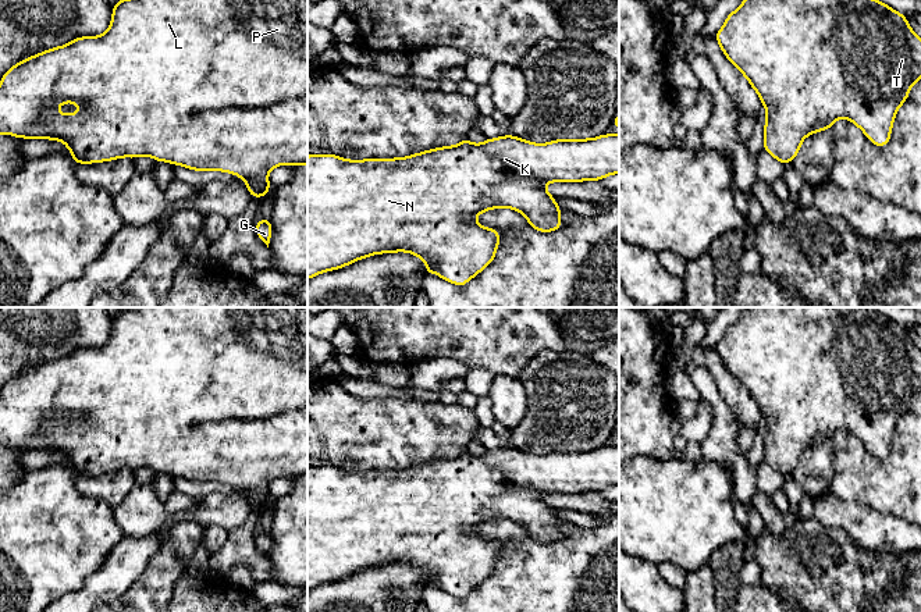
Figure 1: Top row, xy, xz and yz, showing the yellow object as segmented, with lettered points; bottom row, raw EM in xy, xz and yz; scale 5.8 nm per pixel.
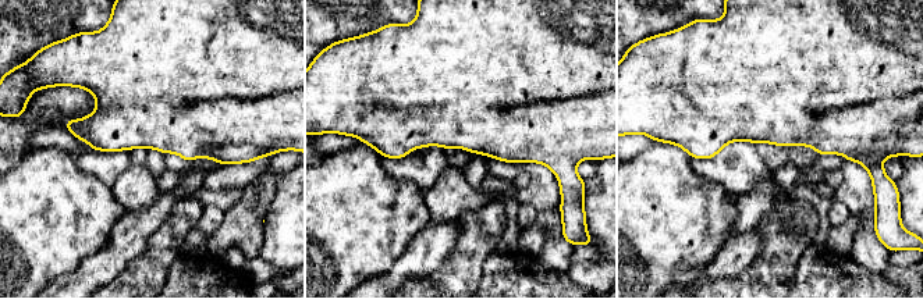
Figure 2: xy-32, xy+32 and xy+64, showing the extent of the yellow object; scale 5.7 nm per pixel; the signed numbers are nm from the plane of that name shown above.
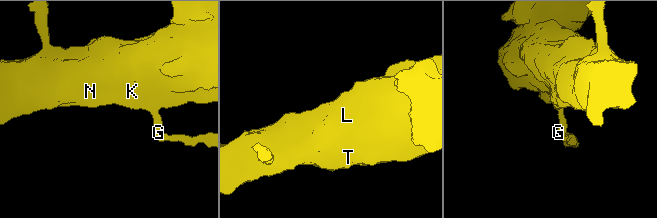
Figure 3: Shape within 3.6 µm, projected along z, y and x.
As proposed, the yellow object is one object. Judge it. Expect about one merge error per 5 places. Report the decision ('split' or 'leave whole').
leave whole

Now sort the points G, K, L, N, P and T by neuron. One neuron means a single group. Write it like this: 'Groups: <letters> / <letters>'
Groups: G K L N P T

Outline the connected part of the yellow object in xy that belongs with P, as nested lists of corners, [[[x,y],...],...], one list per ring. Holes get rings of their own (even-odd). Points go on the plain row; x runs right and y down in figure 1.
[[[139,307],[138,310],[122,309],[113,317],[113,330],[110,339],[102,348],[82,348],[77,349],[68,356],[45,362],[36,367],[31,367],[14,378],[11,378],[0,392],[0,445],[8,445],[17,449],[25,451],[53,451],[65,455],[72,465],[72,472],[82,476],[102,474],[109,472],[117,472],[120,469],[149,467],[157,473],[167,473],[170,476],[178,476],[196,483],[224,483],[235,485],[242,490],[250,504],[252,509],[263,509],[269,505],[271,495],[267,491],[269,484],[277,477],[306,477],[307,476],[307,307]],[[65,413],[71,413],[77,417],[82,417],[83,421],[74,426],[61,426],[54,423],[56,417],[61,417]]]

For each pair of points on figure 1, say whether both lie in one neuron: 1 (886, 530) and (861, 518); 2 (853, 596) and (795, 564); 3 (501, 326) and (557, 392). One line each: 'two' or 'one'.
1: one
2: one
3: two

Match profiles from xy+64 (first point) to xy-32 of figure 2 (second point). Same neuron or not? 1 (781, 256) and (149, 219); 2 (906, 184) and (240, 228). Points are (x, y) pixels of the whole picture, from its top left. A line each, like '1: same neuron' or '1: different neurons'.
1: different neurons
2: different neurons

